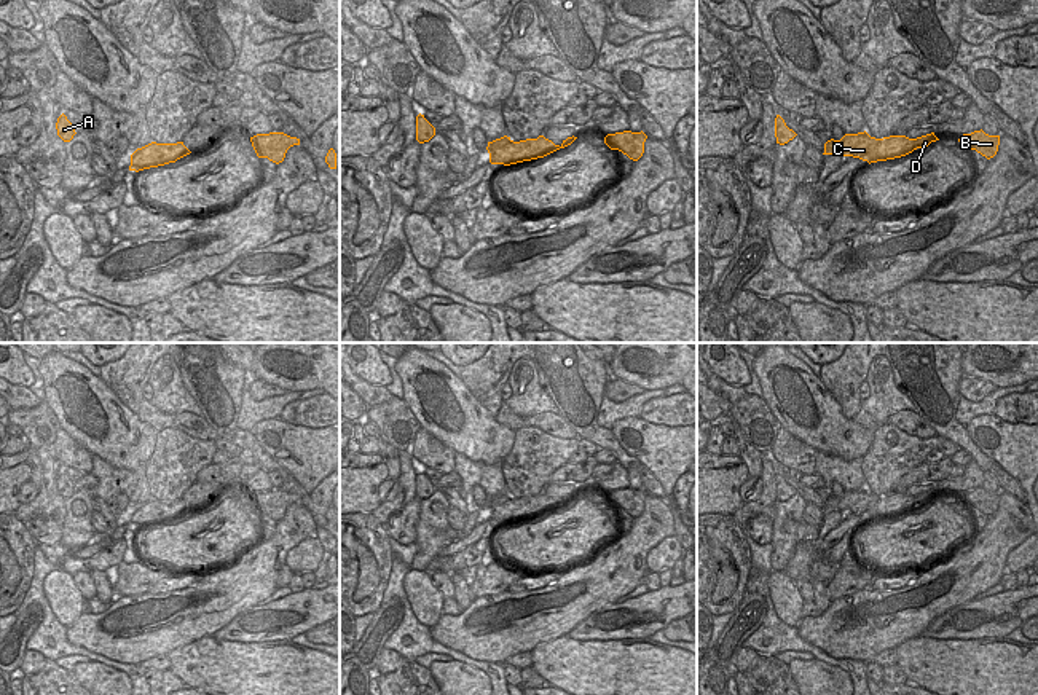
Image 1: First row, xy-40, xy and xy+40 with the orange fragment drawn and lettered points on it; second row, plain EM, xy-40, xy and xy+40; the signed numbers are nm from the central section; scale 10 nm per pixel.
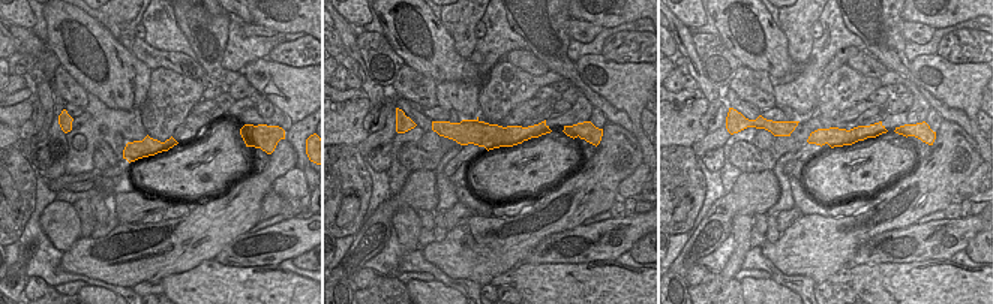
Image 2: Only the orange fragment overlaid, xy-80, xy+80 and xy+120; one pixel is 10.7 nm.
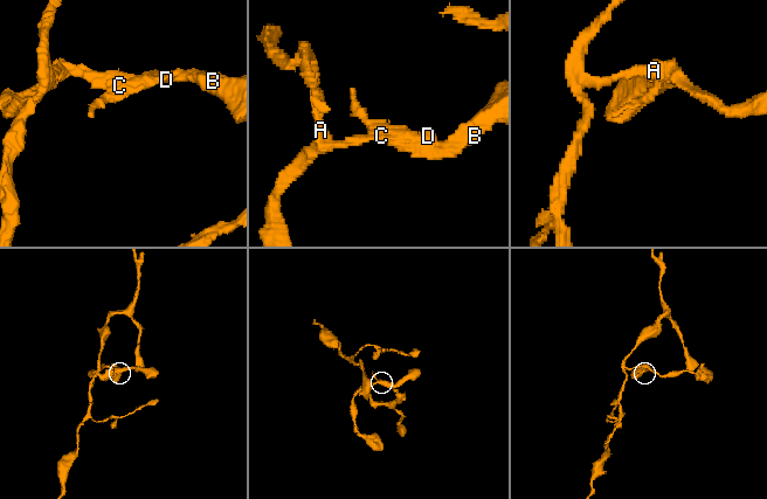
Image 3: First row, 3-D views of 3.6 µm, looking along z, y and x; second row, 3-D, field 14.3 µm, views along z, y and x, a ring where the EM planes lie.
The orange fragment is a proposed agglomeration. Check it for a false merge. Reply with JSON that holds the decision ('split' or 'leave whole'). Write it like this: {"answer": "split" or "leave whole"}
{"answer": "split"}

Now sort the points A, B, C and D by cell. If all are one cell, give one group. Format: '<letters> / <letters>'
A / B C D

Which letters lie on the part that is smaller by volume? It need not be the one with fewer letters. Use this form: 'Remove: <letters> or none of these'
Remove: B, C, D

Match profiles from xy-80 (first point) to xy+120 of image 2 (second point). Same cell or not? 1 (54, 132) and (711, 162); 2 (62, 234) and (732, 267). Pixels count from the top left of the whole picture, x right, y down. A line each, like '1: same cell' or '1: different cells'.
1: same cell
2: same cell

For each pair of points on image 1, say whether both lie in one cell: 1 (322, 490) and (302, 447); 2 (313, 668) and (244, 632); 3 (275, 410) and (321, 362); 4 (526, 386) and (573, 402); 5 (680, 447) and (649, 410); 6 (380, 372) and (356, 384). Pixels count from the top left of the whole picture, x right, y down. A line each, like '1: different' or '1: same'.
1: different
2: different
3: different
4: different
5: different
6: different

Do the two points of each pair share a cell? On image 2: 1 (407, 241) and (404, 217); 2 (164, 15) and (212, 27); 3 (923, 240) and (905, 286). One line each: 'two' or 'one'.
1: one
2: two
3: two

